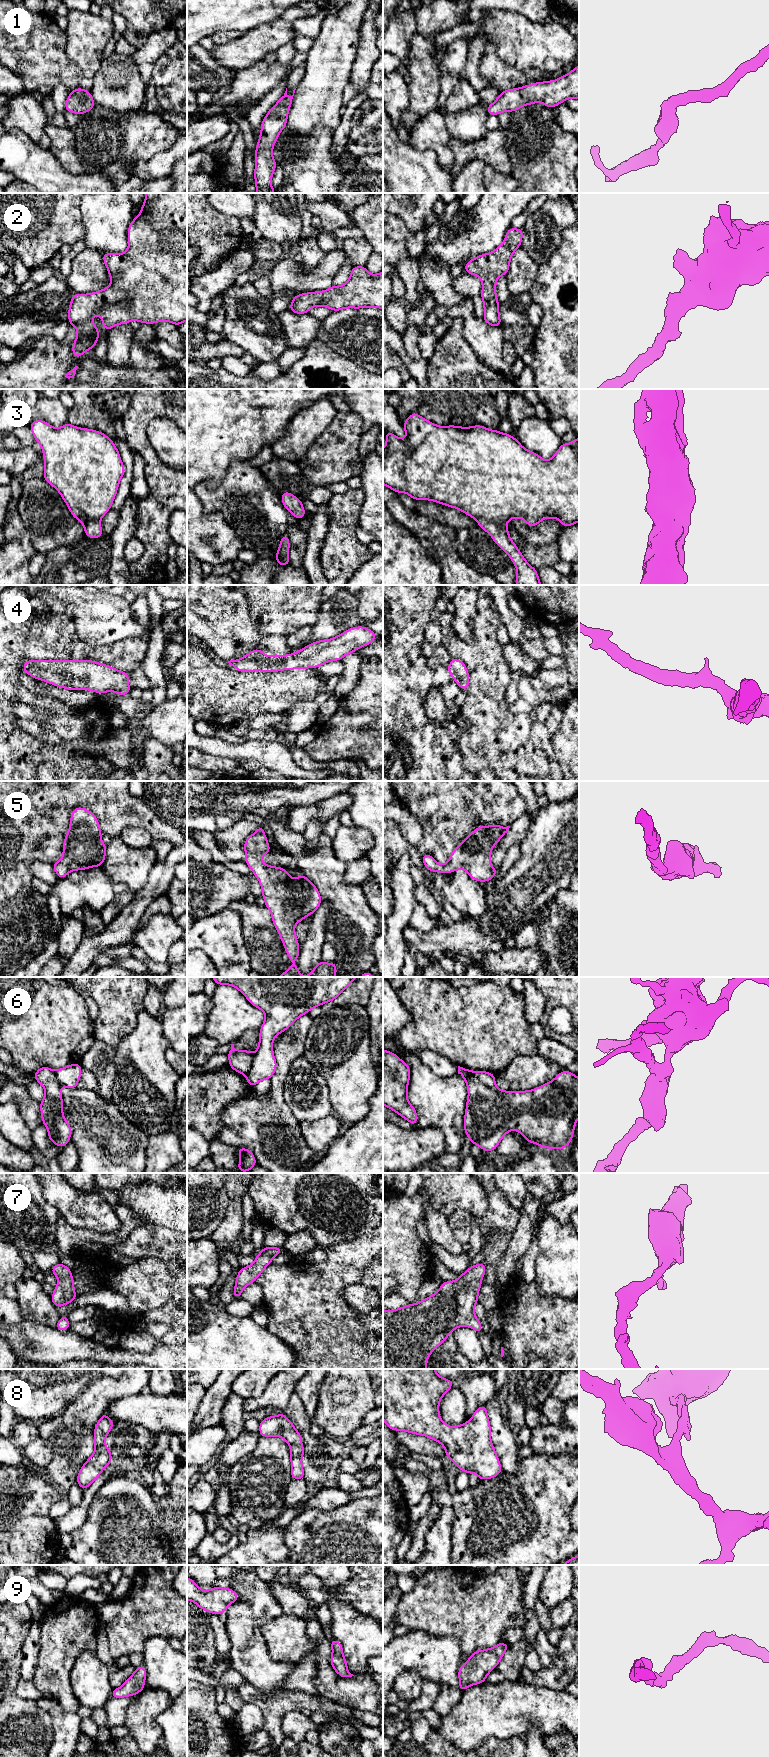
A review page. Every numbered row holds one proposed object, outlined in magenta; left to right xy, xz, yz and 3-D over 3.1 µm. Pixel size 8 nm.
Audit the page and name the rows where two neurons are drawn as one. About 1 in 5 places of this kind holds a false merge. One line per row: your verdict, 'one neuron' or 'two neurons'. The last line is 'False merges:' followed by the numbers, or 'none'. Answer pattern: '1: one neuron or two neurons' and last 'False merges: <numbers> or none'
1: one neuron
2: one neuron
3: one neuron
4: one neuron
5: one neuron
6: two neurons
7: one neuron
8: one neuron
9: one neuron
False merges: 6

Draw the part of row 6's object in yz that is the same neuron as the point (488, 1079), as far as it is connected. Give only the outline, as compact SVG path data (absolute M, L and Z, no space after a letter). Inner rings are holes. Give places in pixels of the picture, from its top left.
M471 1071L471 1074L475 1076L485 1086L487 1087L495 1086L496 1075L487 1071Z

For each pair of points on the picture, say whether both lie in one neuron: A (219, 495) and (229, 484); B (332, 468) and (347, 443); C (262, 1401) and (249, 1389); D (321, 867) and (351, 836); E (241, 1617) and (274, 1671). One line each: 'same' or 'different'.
A: different
B: same
C: different
D: different
E: same

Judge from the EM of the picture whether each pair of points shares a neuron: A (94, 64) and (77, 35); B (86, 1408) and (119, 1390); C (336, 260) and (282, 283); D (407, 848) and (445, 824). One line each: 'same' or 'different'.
A: same
B: same
C: same
D: different

